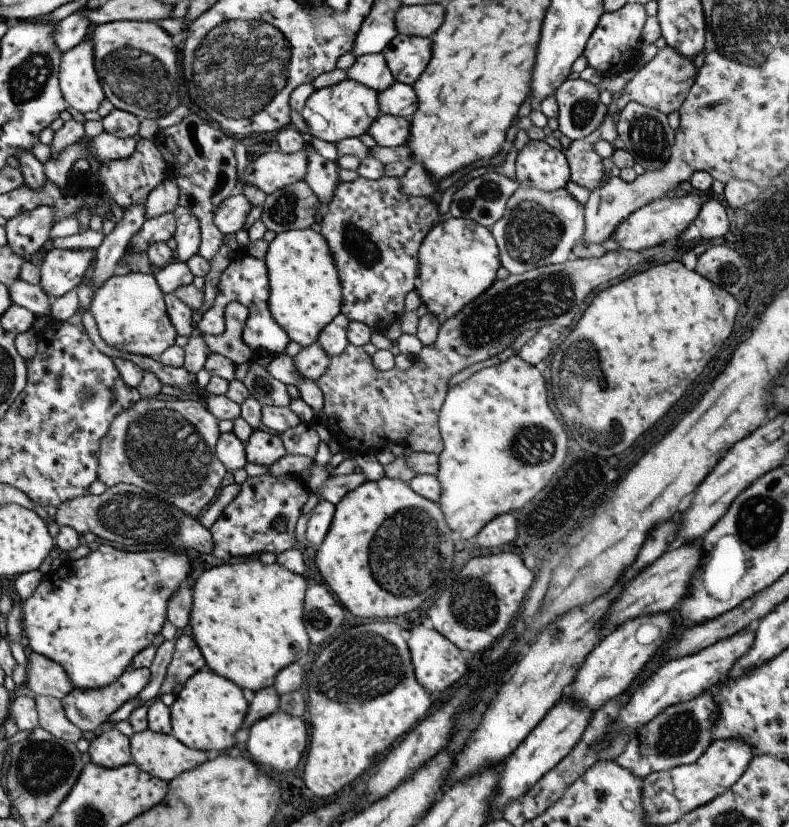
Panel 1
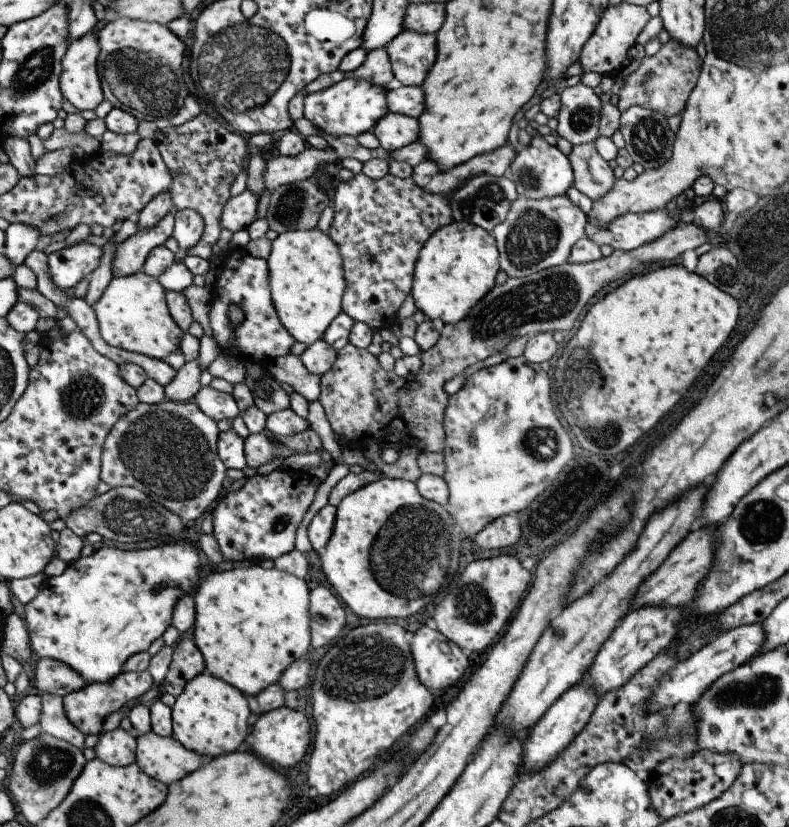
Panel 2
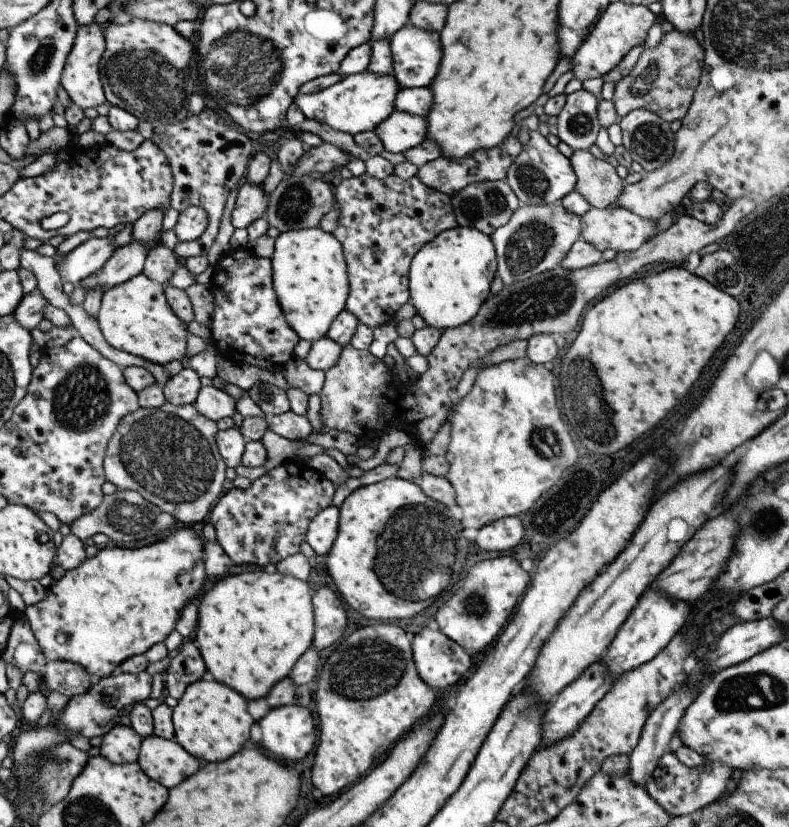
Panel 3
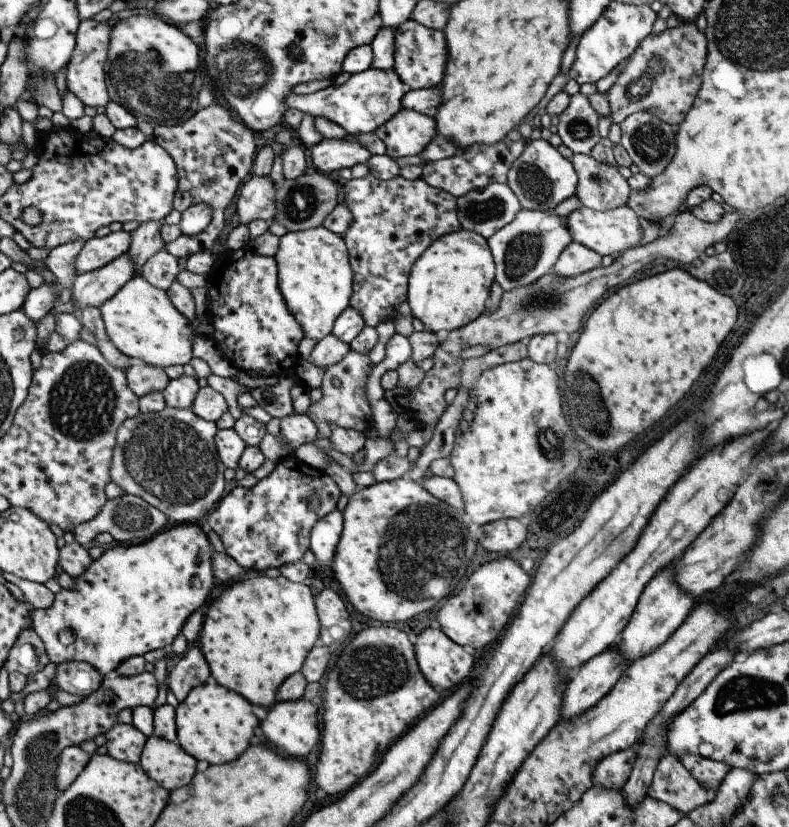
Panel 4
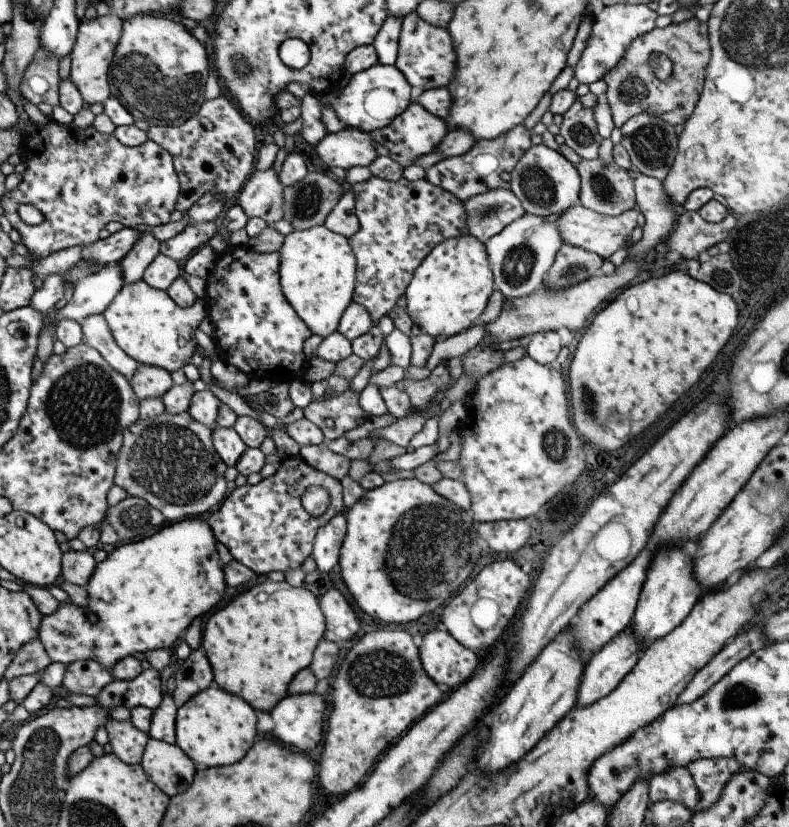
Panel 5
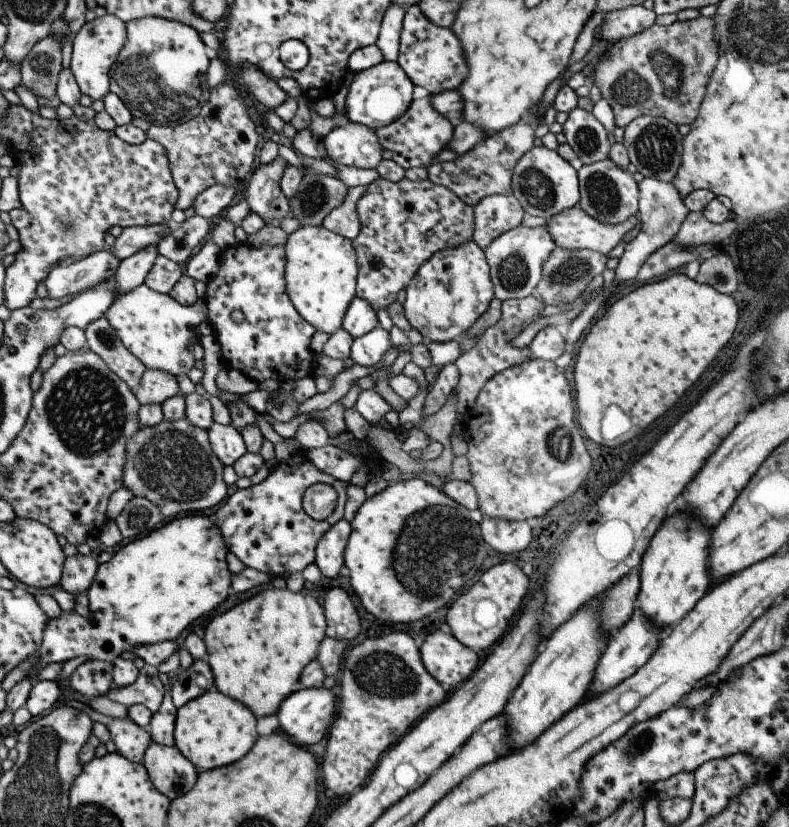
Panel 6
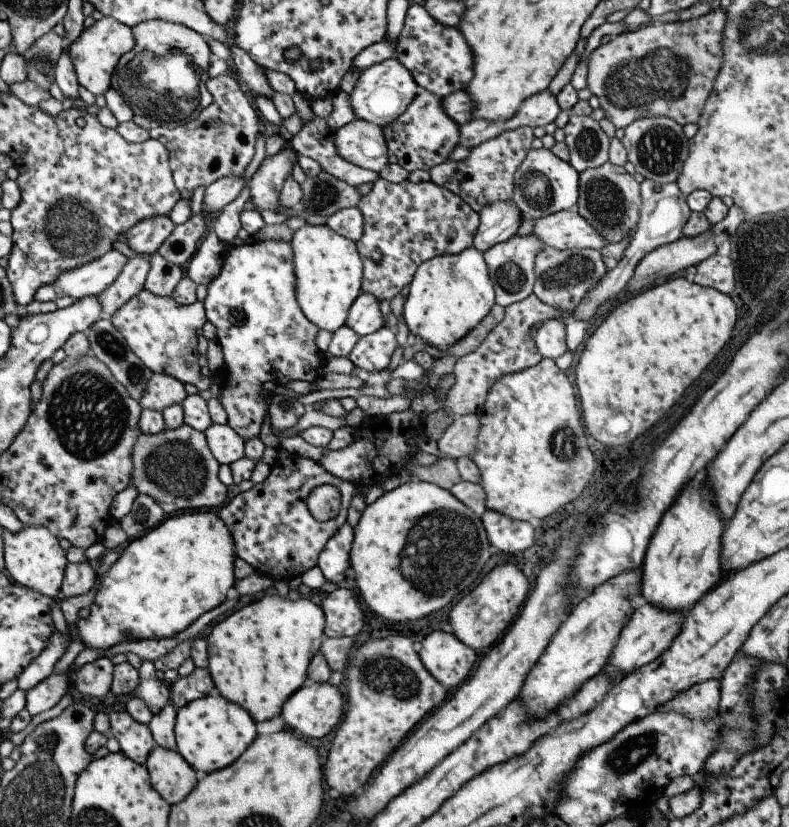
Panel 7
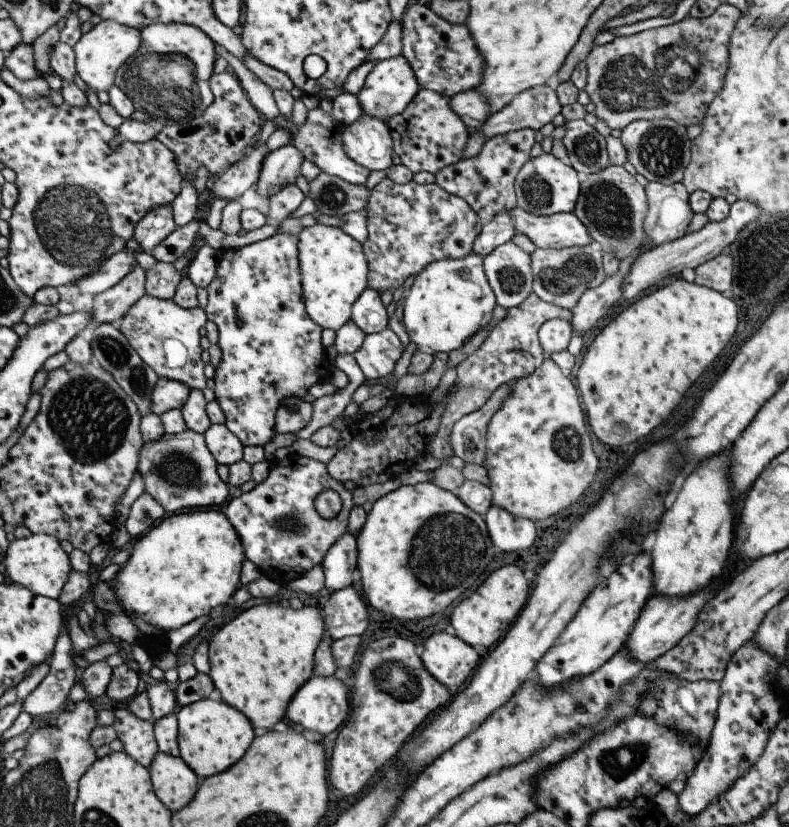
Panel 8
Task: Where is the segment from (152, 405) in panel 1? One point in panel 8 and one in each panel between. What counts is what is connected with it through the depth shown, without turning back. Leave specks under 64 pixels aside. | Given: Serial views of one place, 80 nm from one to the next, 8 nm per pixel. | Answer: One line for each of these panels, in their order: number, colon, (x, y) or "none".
2: (167, 451)
3: (168, 455)
4: (167, 458)
5: (169, 461)
6: (171, 464)
7: (175, 468)
8: (178, 472)

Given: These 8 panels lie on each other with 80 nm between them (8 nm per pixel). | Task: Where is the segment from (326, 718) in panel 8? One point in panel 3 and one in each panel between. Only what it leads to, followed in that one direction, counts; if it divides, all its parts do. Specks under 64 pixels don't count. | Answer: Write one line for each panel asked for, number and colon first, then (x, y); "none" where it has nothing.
3: (287, 731)
4: (291, 726)
5: (297, 719)
6: (304, 715)
7: (313, 710)

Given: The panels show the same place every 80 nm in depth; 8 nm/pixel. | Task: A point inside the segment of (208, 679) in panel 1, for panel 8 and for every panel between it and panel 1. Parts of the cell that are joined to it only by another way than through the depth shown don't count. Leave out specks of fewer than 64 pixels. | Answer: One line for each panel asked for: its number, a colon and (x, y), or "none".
2: (209, 717)
3: (210, 721)
4: (215, 725)
5: (214, 728)
6: (210, 731)
7: (210, 733)
8: (212, 736)

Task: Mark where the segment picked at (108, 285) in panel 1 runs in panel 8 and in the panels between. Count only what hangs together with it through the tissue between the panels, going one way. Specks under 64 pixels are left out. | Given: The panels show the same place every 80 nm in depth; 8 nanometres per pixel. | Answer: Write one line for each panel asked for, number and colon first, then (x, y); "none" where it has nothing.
2: (131, 313)
3: (134, 317)
4: (140, 321)
5: (146, 324)
6: (160, 332)
7: (161, 333)
8: (165, 336)

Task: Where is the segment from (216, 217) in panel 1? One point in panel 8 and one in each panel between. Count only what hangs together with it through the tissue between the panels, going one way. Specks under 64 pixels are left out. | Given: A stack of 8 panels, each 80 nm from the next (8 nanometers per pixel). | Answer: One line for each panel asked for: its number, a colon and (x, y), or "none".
2: (238, 212)
3: (251, 202)
4: (256, 200)
5: (260, 196)
6: (263, 195)
7: (266, 181)
8: (279, 168)

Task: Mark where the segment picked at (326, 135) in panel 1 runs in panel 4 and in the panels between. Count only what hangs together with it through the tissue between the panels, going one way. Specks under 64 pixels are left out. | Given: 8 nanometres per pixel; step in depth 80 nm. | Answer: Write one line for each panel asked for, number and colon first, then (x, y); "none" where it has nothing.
2: (353, 105)
3: (359, 102)
4: (368, 99)

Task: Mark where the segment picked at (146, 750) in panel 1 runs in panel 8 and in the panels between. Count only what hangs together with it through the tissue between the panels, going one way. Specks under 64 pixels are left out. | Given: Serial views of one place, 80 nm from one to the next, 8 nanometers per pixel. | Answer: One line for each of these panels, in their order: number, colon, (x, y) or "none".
2: (162, 758)
3: (164, 761)
4: (166, 763)
5: (167, 766)
6: (170, 772)
7: (171, 777)
8: (174, 783)

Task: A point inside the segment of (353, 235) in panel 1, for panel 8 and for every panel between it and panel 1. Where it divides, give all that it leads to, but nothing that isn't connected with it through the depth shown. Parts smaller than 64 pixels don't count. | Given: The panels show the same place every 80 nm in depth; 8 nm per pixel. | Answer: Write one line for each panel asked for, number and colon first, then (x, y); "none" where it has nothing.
2: (379, 225)
3: (382, 224)
4: (393, 221)
5: (400, 221)
6: (402, 224)
7: (405, 224)
8: (408, 226)

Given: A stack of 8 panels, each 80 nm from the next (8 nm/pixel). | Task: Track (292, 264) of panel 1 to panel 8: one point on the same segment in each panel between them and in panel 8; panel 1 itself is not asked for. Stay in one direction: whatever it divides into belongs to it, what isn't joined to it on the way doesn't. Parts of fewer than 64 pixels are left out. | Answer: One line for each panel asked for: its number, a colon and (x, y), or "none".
2: (305, 275)
3: (309, 277)
4: (314, 277)
5: (317, 268)
6: (320, 271)
7: (328, 269)
8: (333, 268)

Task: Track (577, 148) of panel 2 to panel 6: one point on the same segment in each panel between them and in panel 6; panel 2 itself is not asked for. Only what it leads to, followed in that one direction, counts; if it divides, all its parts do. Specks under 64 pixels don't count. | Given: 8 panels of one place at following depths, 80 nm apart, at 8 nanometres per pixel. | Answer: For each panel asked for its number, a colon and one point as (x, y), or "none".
3: (597, 183)
4: (600, 187)
5: (606, 189)
6: (608, 194)

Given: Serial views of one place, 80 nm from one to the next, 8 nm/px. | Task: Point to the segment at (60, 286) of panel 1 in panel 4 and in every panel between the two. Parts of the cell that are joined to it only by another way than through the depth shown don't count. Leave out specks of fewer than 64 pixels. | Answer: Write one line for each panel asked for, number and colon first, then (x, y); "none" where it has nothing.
2: (67, 266)
3: (87, 258)
4: (96, 252)

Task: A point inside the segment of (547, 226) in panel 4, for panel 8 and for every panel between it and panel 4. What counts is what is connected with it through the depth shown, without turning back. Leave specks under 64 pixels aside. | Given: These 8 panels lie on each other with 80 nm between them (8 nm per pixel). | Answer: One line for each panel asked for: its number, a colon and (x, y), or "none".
5: (518, 256)
6: (515, 258)
7: (510, 264)
8: (507, 269)

